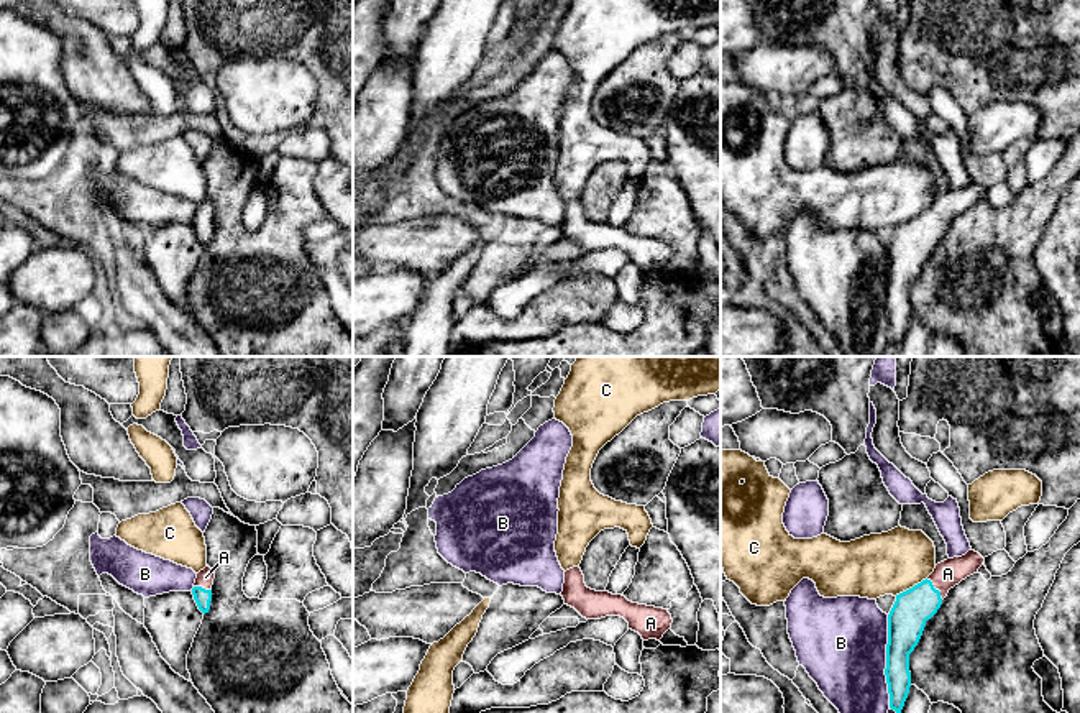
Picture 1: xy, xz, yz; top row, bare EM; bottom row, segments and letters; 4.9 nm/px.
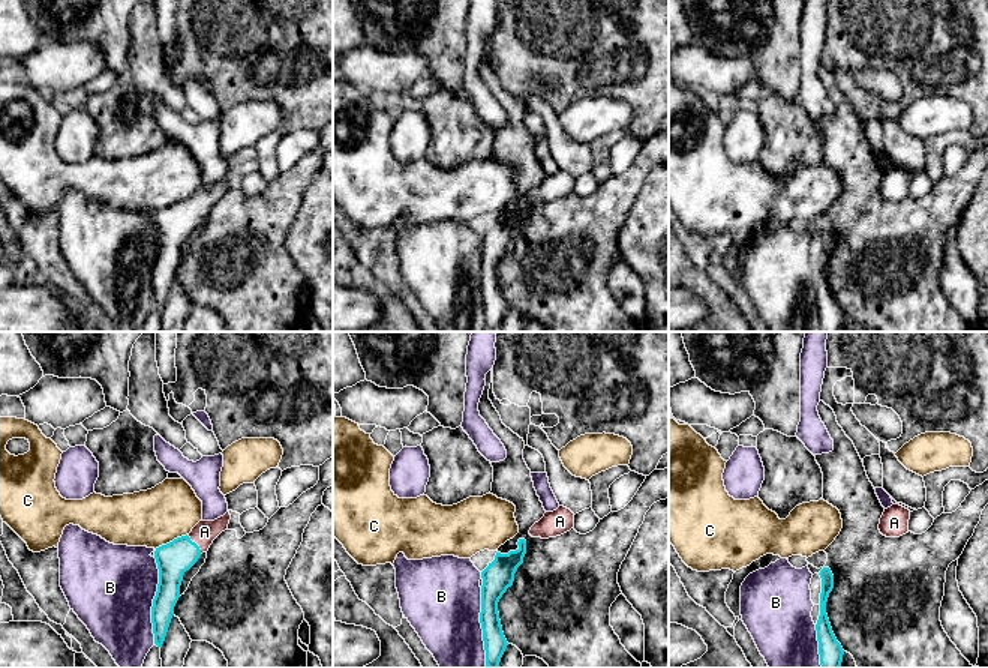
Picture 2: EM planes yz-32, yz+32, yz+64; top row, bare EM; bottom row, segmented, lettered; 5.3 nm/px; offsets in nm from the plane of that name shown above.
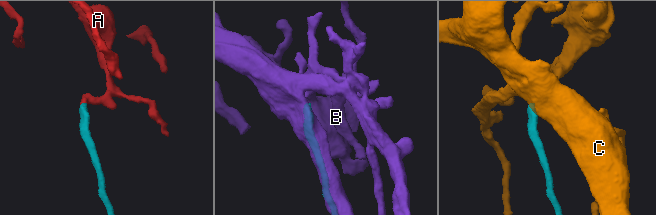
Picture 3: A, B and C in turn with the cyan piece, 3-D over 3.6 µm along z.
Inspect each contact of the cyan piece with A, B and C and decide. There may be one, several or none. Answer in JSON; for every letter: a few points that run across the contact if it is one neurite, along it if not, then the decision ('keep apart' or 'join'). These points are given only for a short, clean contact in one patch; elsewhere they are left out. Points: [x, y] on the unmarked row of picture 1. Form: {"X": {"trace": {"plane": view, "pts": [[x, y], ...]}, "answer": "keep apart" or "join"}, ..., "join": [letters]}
{"A": {"trace": {"plane": "yz", "pts": [[906, 252], [934, 220], [947, 206]]}, "answer": "join"}, "B": {"answer": "keep apart"}, "C": {"answer": "keep apart"}, "join": ["A"]}

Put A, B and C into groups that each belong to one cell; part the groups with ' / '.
A / B / C

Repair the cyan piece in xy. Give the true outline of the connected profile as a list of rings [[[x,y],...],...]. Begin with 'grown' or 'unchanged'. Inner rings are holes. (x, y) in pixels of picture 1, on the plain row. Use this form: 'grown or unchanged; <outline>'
grown; [[[207,197],[204,202],[197,205],[197,210],[192,220],[194,232],[204,246],[208,245],[210,242],[213,210],[215,210],[215,205]]]

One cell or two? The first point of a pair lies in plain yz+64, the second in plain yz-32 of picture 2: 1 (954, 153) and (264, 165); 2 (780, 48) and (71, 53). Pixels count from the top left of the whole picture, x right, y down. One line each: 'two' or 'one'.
1: two
2: two

